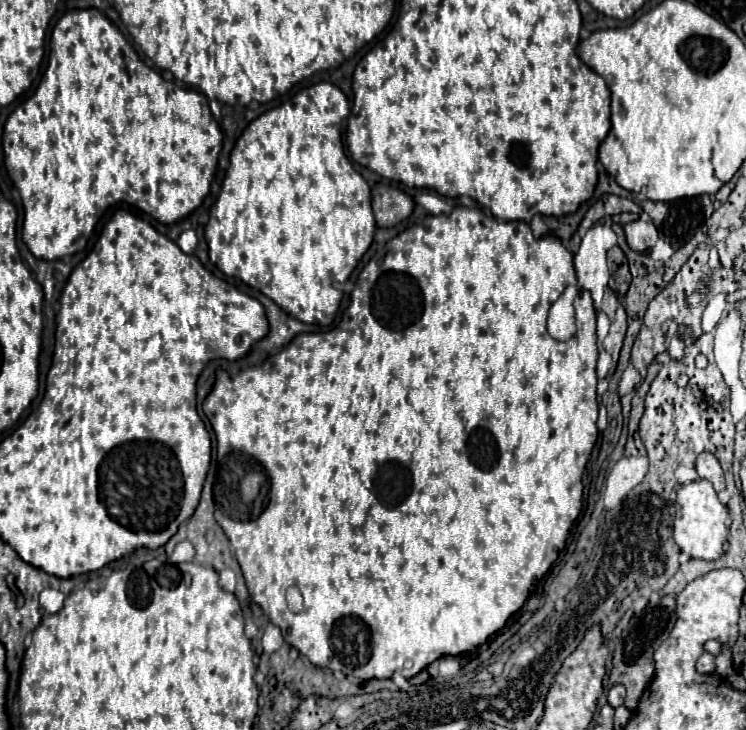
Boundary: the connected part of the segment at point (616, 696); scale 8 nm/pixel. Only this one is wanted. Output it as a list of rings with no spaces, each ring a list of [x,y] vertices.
[[[612,686],[608,690],[608,704],[612,708],[618,708],[624,704],[624,698],[626,698],[626,688],[624,686]]]

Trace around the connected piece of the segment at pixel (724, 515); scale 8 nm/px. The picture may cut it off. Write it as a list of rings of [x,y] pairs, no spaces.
[[[696,480],[686,486],[680,486],[676,492],[674,506],[674,540],[680,546],[680,550],[698,560],[718,560],[724,554],[724,544],[728,540],[728,508],[720,504],[712,484]]]

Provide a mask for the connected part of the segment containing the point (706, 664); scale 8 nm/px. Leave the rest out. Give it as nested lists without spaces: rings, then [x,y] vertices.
[[[704,652],[700,658],[698,658],[698,664],[696,664],[696,670],[698,672],[704,672],[704,674],[712,674],[714,672],[714,662],[716,662],[716,656]]]

